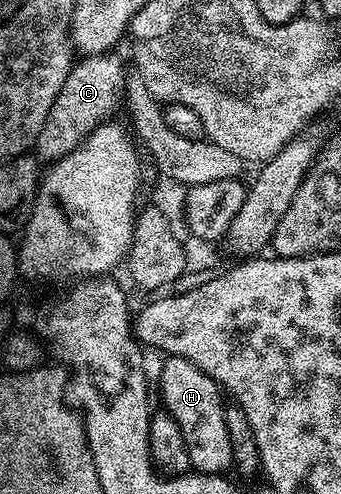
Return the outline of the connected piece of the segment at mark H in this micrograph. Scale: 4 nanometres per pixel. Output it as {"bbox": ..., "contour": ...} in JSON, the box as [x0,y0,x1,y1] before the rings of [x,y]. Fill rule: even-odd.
{"bbox":[159,357,233,475],"contour":[[[171,357],[166,361],[168,363],[159,375],[159,391],[163,394],[164,403],[162,406],[183,430],[192,468],[204,475],[223,475],[227,470],[230,472],[233,467],[233,449],[229,441],[229,429],[225,429],[225,399],[219,384],[187,359]]]}

